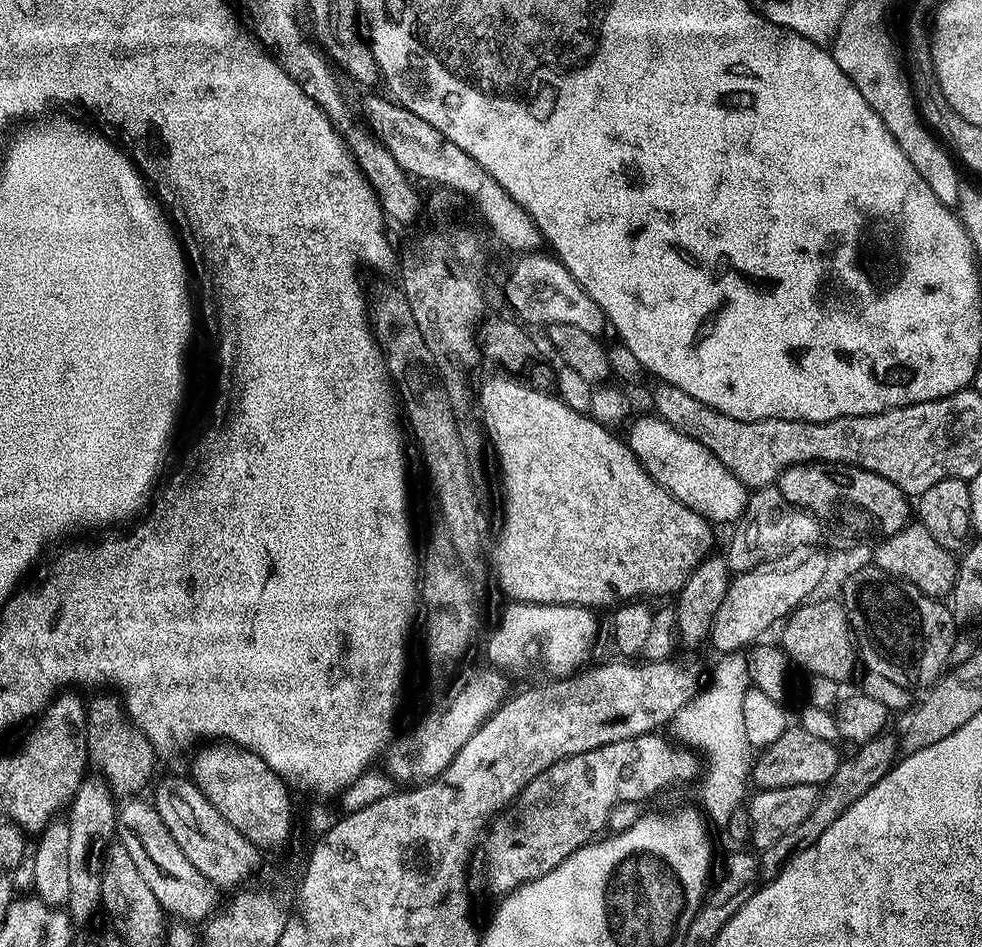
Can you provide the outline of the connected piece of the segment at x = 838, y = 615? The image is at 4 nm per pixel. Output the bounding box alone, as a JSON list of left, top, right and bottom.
[779,599,858,682]

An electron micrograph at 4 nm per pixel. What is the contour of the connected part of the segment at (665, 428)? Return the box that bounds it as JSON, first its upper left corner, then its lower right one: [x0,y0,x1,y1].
[626,414,749,525]

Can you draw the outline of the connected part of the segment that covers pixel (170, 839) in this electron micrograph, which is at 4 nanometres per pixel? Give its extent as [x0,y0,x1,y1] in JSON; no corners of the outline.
[115,798,218,922]

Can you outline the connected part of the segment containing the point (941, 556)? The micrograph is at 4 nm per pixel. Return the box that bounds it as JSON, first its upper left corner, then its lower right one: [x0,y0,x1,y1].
[875,522,957,598]

